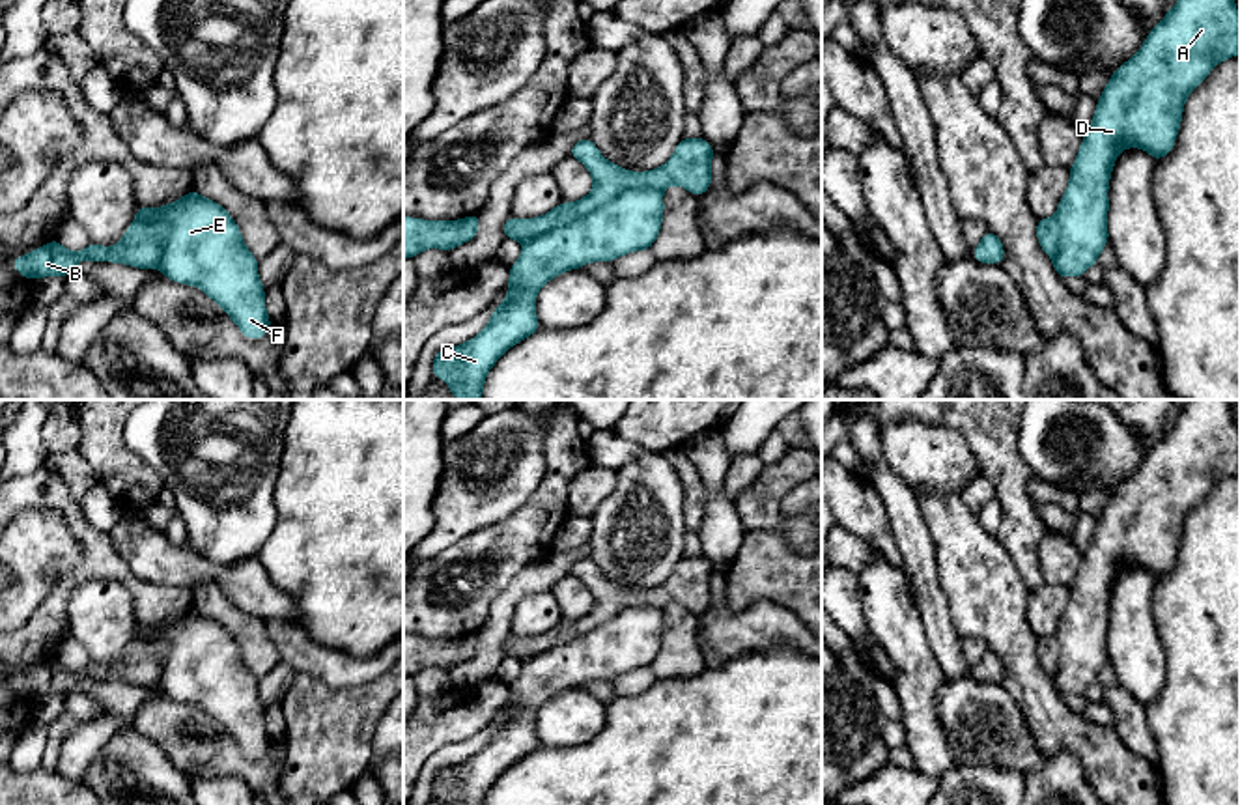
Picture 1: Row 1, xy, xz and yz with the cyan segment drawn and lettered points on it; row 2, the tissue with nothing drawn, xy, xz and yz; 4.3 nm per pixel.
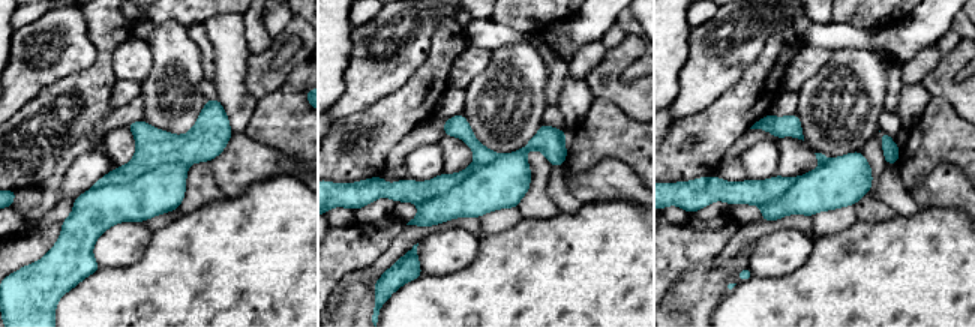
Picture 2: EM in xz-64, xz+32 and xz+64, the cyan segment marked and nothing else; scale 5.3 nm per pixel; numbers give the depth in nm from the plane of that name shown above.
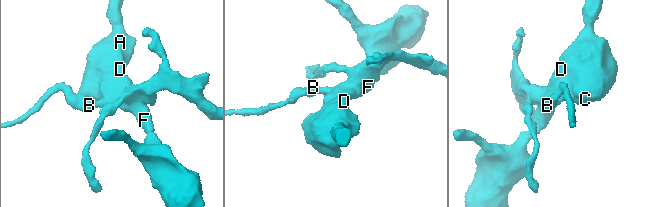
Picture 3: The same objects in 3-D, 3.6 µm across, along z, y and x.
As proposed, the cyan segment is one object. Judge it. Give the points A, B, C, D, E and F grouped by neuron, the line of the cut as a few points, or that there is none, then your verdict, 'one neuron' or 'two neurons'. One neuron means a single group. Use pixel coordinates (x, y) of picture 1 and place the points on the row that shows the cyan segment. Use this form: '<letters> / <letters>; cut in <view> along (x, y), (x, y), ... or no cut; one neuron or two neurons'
A C D E F / B; cut in xz along (662, 189), (628, 187), (591, 211), (535, 234), (523, 243); two neurons

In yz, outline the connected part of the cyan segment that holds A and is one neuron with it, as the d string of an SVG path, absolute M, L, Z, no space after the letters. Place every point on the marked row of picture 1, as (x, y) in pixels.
M1177 0L1162 22L1148 32L1139 52L1111 75L1070 166L1068 189L1055 213L1059 239L1053 267L1061 278L1083 276L1098 263L1102 248L1109 243L1107 189L1119 153L1124 148L1143 148L1154 161L1171 153L1188 95L1219 62L1238 54L1240 13L1234 0Z

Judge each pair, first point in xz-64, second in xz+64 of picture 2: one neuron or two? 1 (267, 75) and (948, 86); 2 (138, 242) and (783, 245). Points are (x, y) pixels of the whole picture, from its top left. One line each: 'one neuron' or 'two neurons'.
1: one neuron
2: one neuron

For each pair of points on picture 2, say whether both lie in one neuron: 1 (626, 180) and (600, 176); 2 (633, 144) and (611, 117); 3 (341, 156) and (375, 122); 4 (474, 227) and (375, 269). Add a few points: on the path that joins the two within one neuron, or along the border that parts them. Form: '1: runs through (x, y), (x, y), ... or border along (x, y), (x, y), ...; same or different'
1: runs through (620, 180), (606, 180); same
2: runs through (627, 138), (612, 123); same
3: runs through (350, 149), (368, 131); same
4: runs through (450, 224), (411, 234), (399, 246); same

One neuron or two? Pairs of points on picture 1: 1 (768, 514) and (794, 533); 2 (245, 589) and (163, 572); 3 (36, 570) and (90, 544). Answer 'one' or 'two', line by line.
1: one
2: one
3: two

